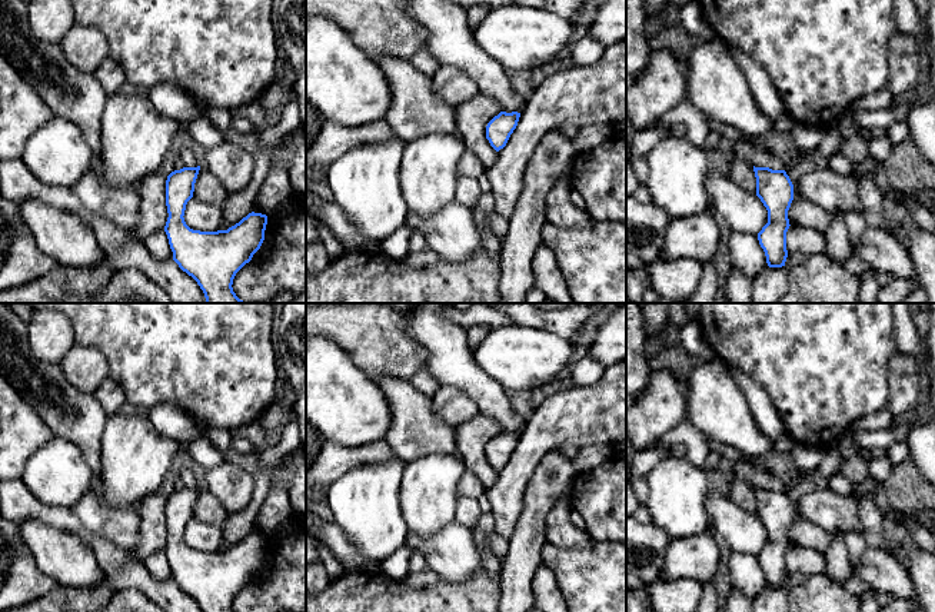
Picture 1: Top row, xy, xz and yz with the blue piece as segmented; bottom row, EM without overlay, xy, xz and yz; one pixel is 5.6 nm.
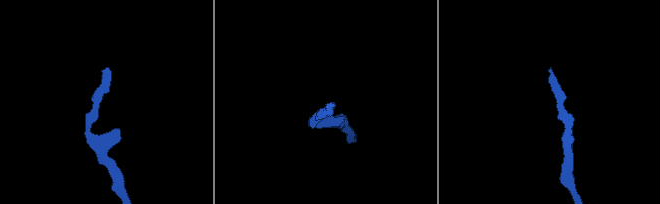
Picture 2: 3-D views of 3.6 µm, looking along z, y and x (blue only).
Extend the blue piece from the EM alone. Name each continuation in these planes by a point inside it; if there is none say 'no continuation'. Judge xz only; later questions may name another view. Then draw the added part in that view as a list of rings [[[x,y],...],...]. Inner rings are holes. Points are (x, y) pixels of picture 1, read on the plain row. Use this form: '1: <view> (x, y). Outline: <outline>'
no continuation

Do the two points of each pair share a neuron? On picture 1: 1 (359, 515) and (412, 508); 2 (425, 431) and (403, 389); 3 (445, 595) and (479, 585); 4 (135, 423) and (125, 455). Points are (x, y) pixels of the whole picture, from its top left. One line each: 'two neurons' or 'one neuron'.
1: two neurons
2: one neuron
3: one neuron
4: one neuron

